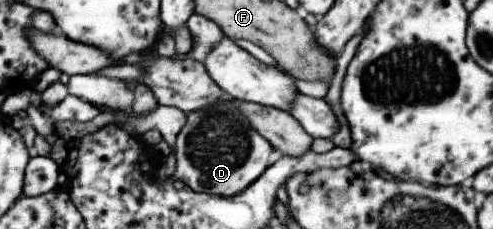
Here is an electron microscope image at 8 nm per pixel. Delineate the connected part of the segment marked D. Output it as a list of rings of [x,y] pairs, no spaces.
[[[229,99],[216,104],[215,107],[206,107],[187,113],[186,122],[176,135],[172,150],[175,158],[172,179],[184,183],[192,192],[223,196],[224,198],[240,194],[267,169],[273,159],[270,155],[273,148],[256,130],[252,130],[250,122],[240,114],[240,110]]]

